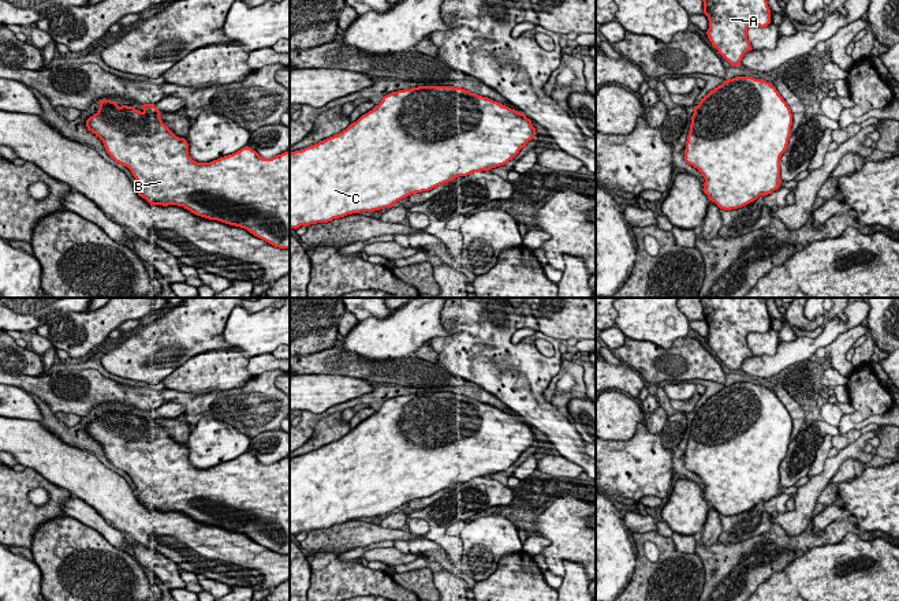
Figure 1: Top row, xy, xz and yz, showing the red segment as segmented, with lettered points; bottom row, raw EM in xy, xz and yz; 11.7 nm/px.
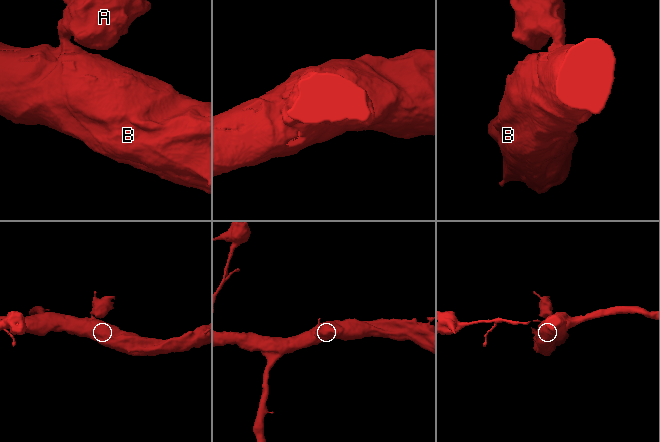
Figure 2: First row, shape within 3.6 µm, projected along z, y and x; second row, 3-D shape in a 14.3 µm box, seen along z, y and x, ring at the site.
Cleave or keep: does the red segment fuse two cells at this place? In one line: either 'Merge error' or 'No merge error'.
No merge error

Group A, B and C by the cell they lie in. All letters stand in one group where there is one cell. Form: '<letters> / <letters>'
A B C

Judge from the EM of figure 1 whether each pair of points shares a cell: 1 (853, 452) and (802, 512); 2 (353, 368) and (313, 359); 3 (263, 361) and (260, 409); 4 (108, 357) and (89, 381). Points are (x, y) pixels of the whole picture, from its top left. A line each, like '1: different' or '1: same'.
1: same
2: same
3: different
4: different

